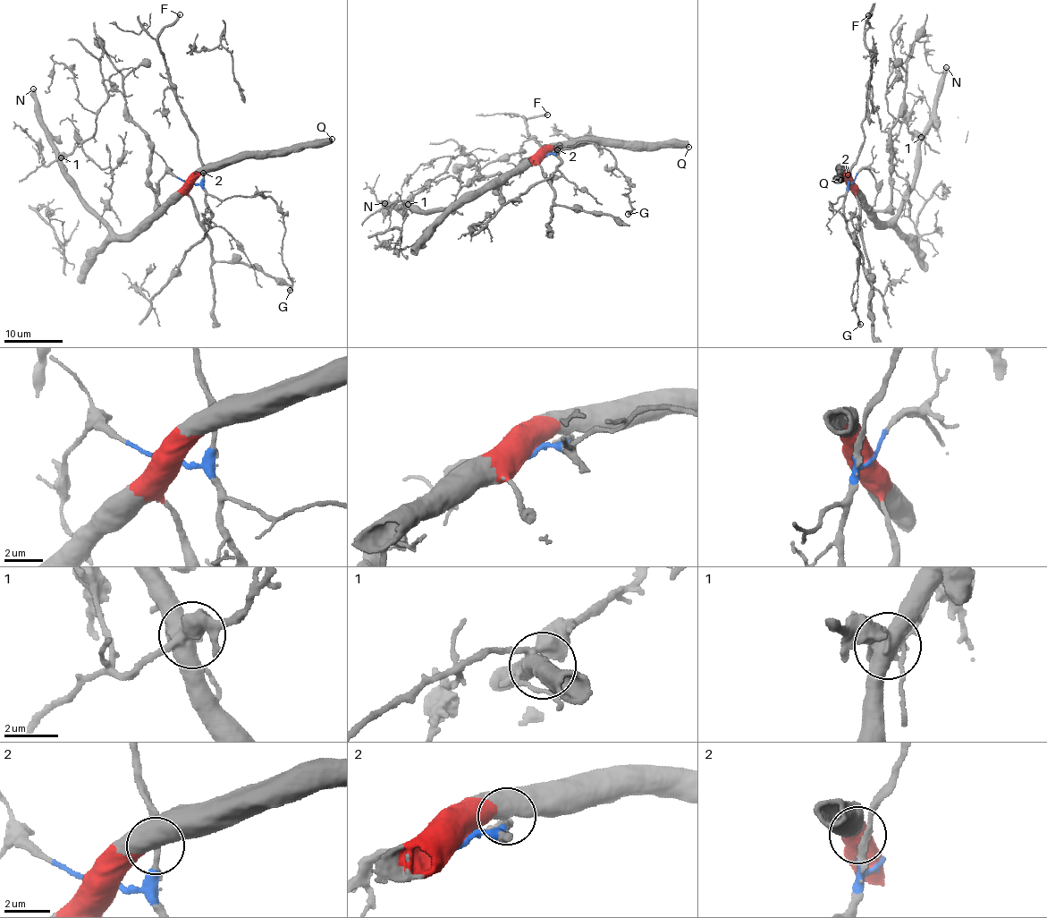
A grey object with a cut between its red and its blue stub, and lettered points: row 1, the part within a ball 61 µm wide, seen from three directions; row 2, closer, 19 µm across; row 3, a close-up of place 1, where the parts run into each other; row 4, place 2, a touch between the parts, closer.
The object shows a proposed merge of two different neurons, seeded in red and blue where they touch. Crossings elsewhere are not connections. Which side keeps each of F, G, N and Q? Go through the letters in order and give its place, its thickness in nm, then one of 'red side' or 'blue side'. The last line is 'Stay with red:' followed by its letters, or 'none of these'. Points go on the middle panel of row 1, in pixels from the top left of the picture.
F: place (547, 114); calibre 280 nm; blue side
G: place (628, 214); calibre 360 nm; blue side
N: place (384, 203); calibre 460 nm; red side
Q: place (688, 147); calibre 550 nm; red side
Stay with red: N, Q

